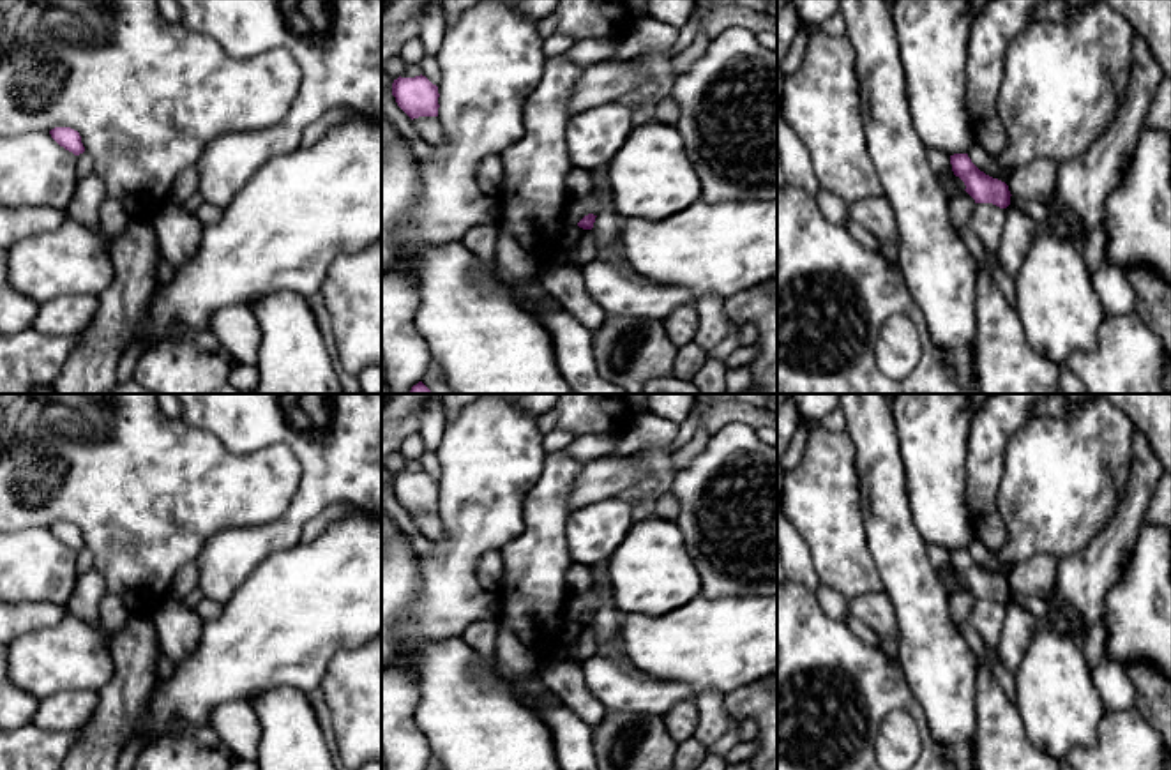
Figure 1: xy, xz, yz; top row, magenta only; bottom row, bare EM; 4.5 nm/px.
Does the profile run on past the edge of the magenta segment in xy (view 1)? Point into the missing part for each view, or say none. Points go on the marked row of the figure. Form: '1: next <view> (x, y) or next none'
1: next none

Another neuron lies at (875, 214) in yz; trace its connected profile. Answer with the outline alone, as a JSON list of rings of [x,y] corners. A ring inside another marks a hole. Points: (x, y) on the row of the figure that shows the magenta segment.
[[[885,196],[865,198],[848,207],[850,219],[862,224],[878,240],[892,240],[899,244],[899,231],[894,212]]]

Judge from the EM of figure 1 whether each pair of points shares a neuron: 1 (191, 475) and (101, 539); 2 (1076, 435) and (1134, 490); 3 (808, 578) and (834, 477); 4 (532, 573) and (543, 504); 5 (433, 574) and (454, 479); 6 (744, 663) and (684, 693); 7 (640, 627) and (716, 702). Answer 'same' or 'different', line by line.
1: same
2: different
3: different
4: same
5: same
6: different
7: different

